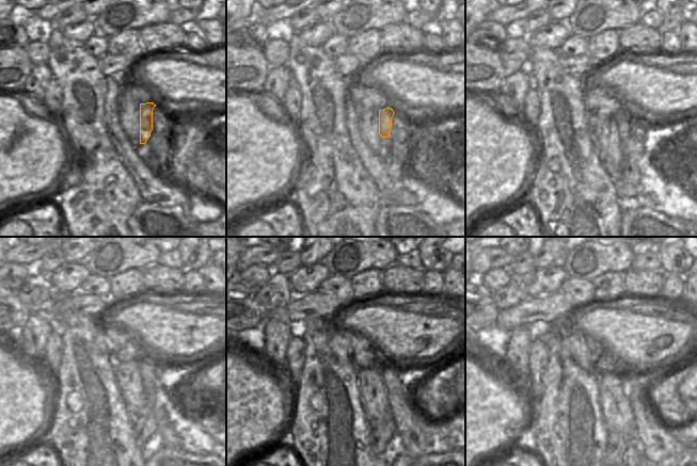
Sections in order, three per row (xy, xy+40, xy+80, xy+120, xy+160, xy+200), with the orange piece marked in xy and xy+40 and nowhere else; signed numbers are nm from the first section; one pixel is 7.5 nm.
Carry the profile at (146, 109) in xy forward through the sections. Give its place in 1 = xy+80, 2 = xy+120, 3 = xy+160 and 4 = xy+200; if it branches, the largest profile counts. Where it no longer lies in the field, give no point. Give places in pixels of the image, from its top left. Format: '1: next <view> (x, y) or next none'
1: next xy+80 (623, 121)
2: next xy+120 (159, 398)
3: next xy+160 (411, 438)
4: next xy+200 (656, 443)

